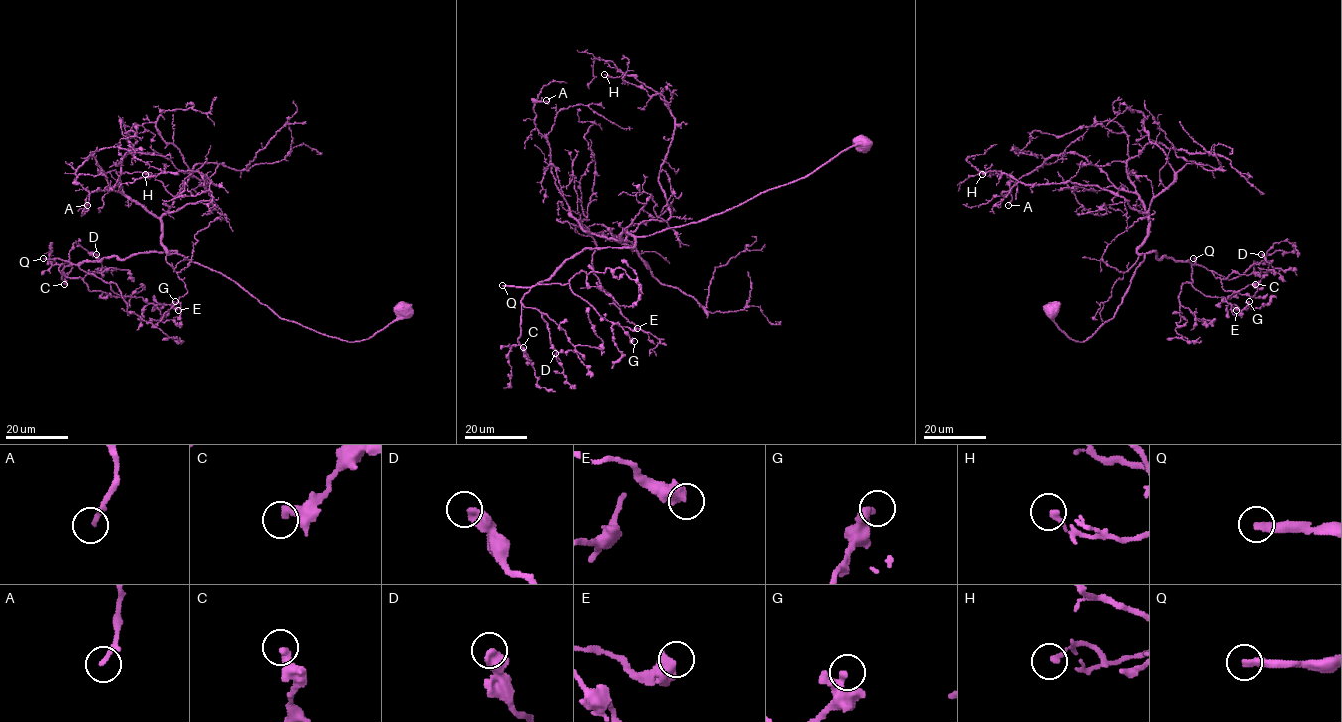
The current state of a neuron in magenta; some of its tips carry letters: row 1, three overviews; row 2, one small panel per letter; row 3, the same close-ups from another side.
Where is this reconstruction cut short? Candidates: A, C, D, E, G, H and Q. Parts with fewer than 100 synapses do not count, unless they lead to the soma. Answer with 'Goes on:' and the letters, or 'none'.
Goes on: Q

